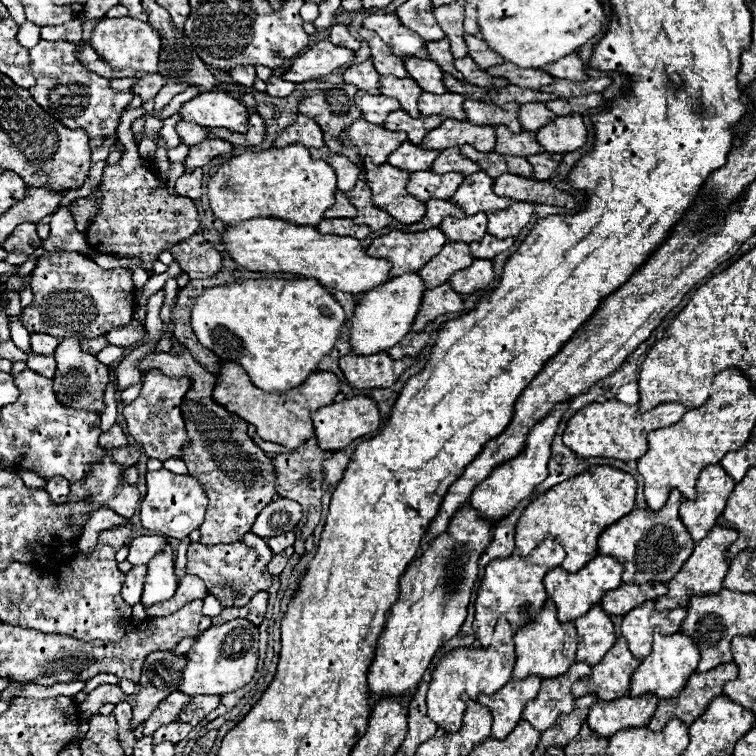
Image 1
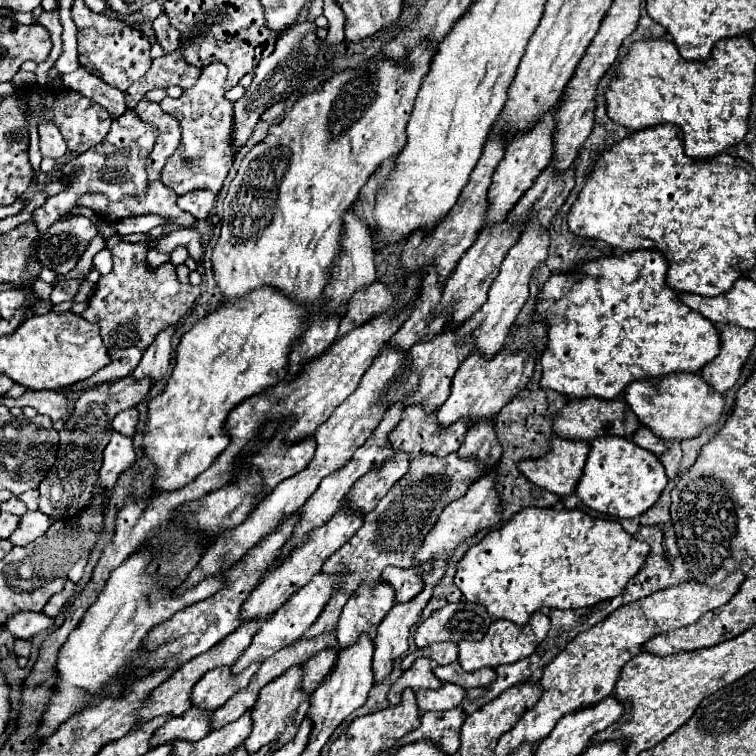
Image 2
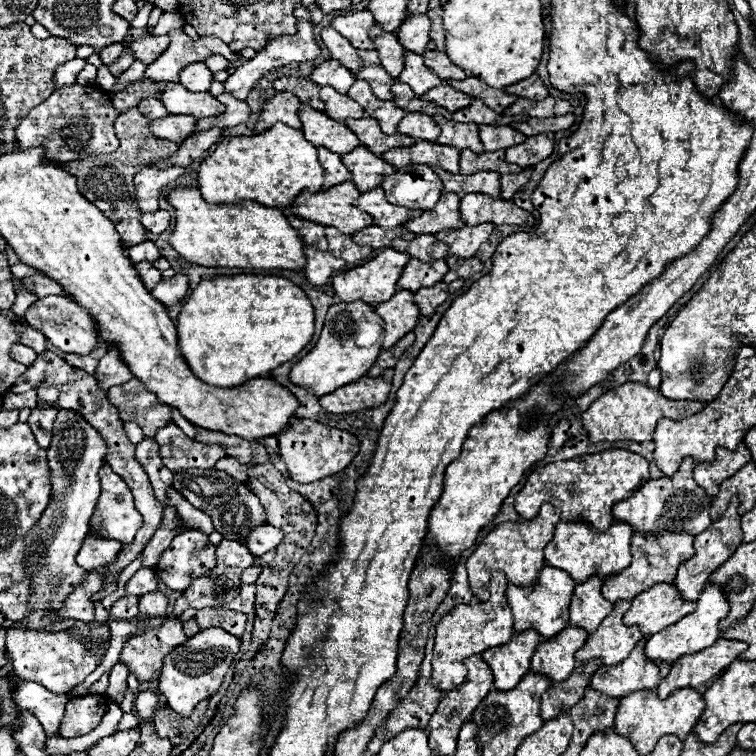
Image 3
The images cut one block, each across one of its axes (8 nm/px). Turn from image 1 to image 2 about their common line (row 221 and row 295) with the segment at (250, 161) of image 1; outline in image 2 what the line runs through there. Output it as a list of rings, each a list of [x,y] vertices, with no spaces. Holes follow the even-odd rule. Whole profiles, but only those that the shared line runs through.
[[[426,44],[408,52],[410,68],[400,68],[376,56],[360,68],[338,72],[322,90],[298,98],[284,120],[268,128],[266,138],[244,156],[224,198],[220,238],[212,252],[214,280],[222,292],[222,300],[234,302],[262,286],[272,286],[298,302],[320,298],[324,284],[328,284],[332,260],[342,248],[342,216],[350,212],[360,198],[360,188],[368,182],[368,176],[372,176],[384,160],[396,158],[402,152],[406,144],[406,124],[418,88],[428,74],[430,60],[432,48],[426,48]]]

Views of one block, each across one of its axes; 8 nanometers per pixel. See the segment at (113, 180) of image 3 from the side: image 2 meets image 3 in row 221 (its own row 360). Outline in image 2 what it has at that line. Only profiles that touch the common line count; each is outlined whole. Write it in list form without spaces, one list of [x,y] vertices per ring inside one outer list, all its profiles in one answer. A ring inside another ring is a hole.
[[[116,234],[106,240],[106,246],[112,250],[114,268],[110,274],[100,276],[96,284],[96,292],[92,294],[88,308],[82,312],[82,316],[100,326],[102,340],[110,352],[112,362],[102,370],[98,370],[98,374],[90,376],[88,380],[74,384],[70,388],[72,392],[82,392],[102,382],[128,376],[140,362],[144,350],[154,340],[154,336],[160,330],[164,330],[168,324],[180,322],[192,308],[196,296],[200,294],[198,286],[178,282],[176,268],[170,262],[162,264],[160,268],[152,268],[152,272],[148,272],[148,264],[146,264],[148,244],[144,242],[130,244]]]

